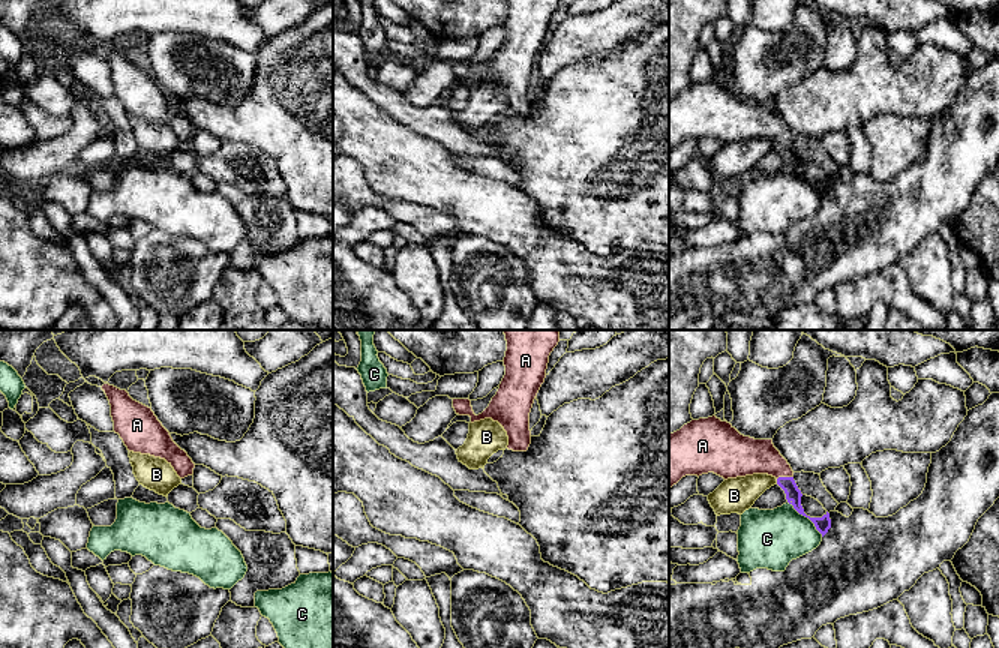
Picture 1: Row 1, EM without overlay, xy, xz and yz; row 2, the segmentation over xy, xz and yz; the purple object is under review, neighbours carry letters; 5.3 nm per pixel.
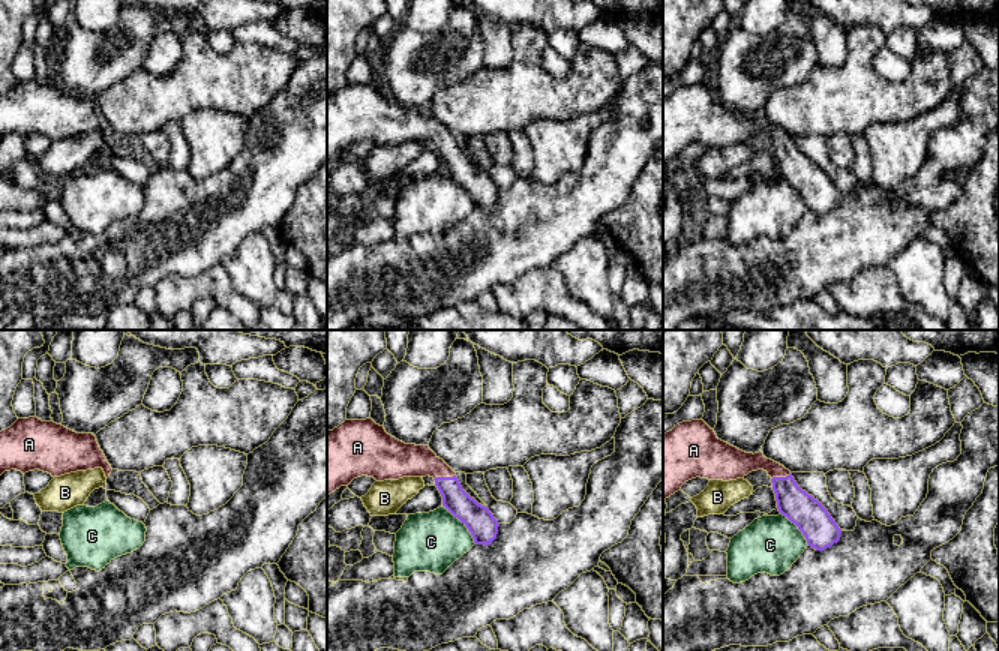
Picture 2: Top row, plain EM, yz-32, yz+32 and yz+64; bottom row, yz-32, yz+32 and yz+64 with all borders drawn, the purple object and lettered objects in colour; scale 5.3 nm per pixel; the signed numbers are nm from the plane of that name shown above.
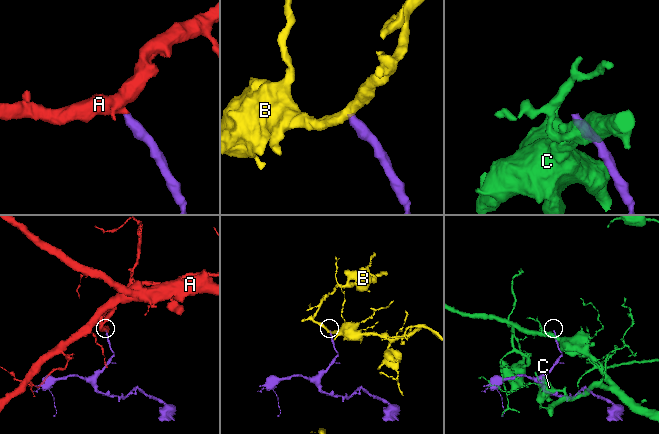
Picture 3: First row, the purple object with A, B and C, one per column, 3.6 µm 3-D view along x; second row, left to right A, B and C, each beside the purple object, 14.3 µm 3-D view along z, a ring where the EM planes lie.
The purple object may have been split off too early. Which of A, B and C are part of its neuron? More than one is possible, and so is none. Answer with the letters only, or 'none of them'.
A

